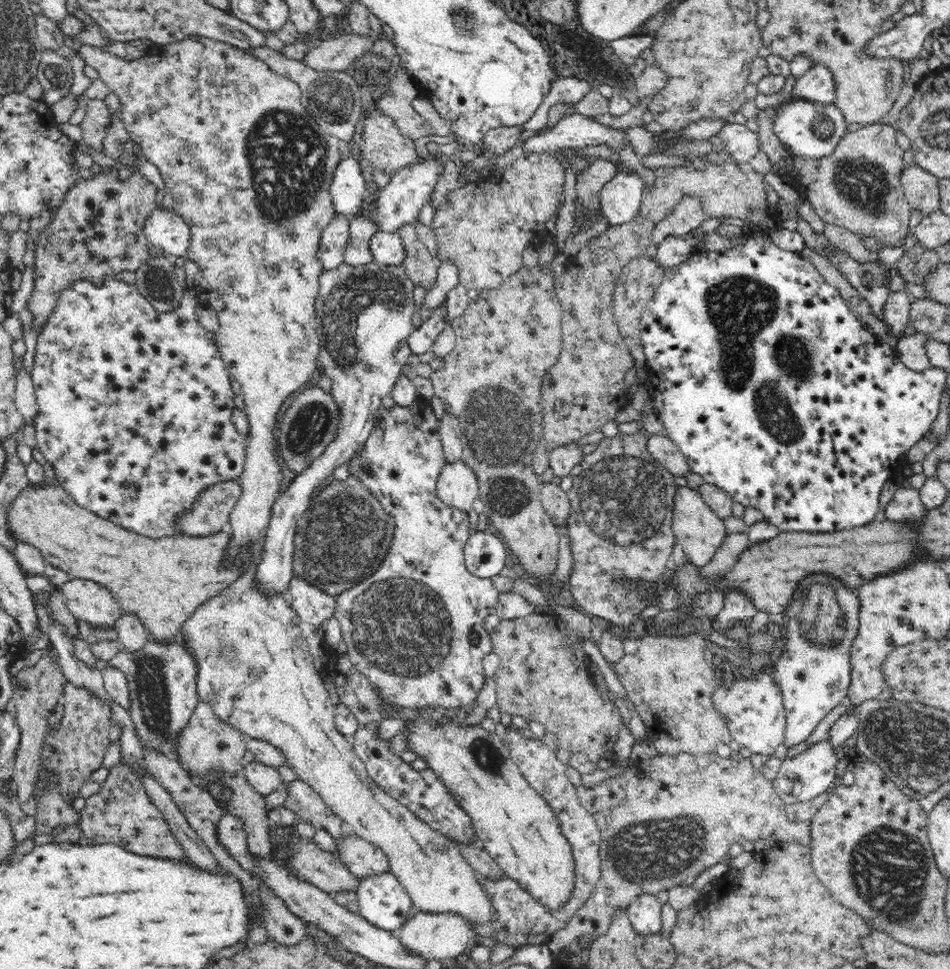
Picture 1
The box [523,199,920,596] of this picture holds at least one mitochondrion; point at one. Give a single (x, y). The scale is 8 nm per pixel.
(741, 309)

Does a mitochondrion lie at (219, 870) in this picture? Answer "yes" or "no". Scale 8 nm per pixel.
no

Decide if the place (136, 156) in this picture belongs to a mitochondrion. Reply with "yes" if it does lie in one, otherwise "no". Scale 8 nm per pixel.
no

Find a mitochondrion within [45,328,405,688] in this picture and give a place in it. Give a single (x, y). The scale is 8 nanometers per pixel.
(350, 537)

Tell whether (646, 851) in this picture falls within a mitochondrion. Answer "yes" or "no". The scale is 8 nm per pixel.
yes

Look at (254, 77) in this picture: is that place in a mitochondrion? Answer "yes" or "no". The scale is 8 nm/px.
no

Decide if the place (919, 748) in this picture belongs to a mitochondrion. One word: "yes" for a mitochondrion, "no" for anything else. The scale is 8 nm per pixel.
yes

